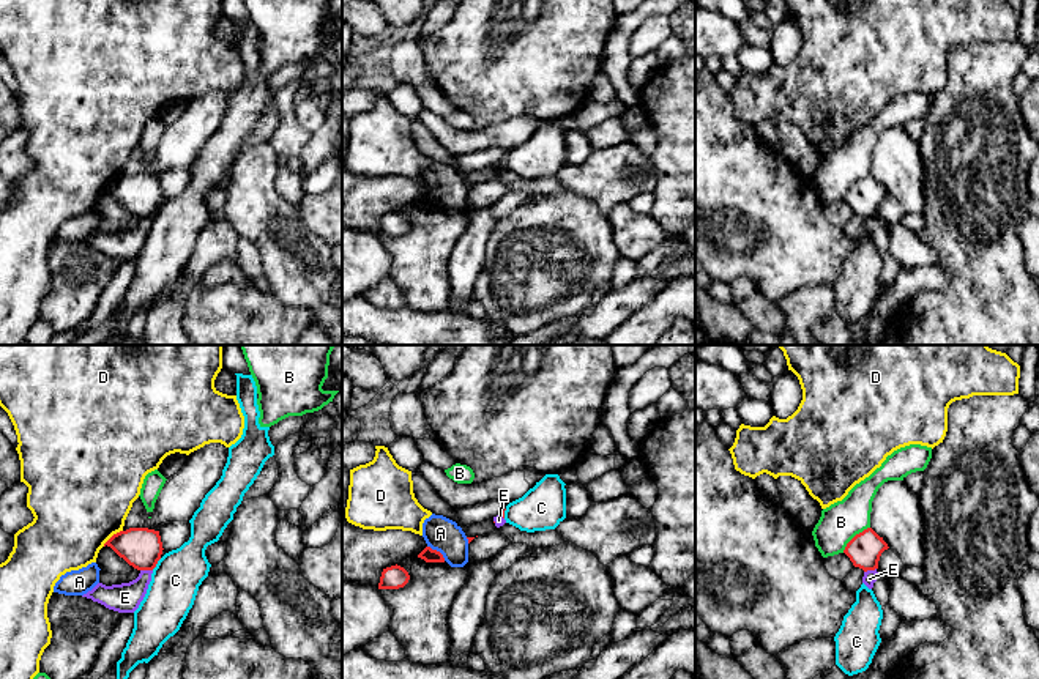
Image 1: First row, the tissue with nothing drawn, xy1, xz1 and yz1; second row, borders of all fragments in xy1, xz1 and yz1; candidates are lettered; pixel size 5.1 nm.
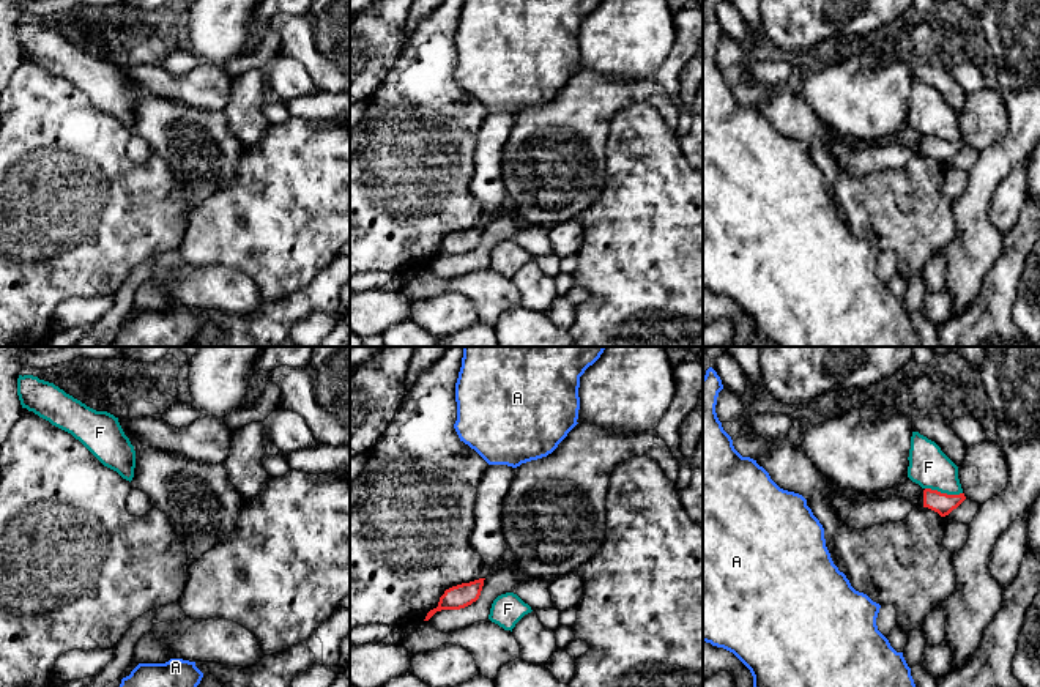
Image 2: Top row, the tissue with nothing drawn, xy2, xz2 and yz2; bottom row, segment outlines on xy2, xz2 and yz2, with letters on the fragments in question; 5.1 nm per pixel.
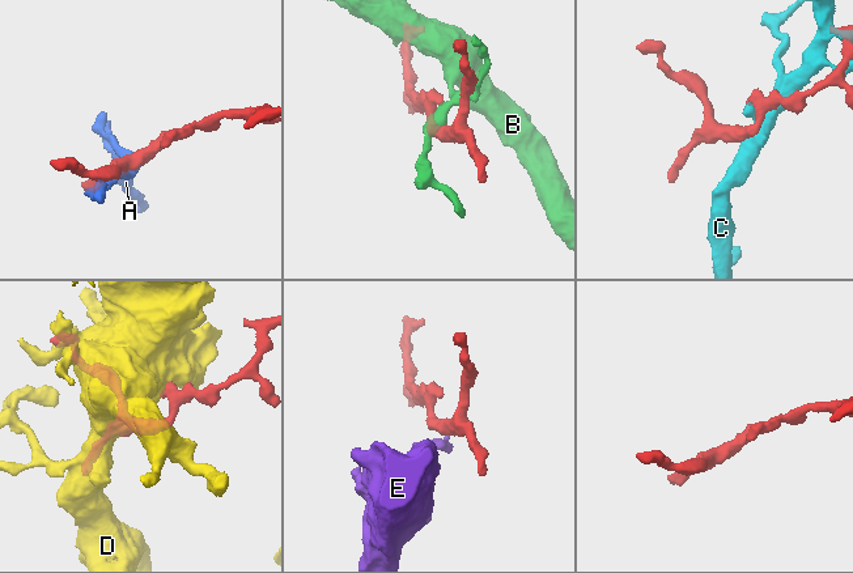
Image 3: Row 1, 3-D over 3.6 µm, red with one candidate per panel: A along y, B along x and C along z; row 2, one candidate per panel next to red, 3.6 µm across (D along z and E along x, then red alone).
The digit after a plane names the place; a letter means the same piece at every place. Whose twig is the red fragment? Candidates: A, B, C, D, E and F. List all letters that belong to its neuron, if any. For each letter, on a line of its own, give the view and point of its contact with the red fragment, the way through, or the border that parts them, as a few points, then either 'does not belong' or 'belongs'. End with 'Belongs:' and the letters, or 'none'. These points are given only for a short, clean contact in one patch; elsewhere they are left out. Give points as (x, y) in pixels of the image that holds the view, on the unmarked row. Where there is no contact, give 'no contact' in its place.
A: meets red in xz1 at (435, 197); does not belong
B: meets red in yz1 at (853, 185); does not belong
C: meets red in xy1 at (156, 210); does not belong
D: meets red in xy1 at (112, 183); does not belong
E: meets red in xy1 at (147, 216); border along xy1 (141, 216), (152, 218); does not belong
F: meets red in yz2 at (944, 141); border along yz2 (925, 134), (947, 141), (962, 141); does not belong
Belongs: none

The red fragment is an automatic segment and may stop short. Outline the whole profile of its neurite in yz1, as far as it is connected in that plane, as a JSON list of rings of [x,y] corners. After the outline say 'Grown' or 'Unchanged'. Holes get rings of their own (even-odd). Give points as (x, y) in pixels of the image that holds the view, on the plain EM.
[[[872,175],[856,181],[845,194],[843,200],[855,214],[867,217],[878,216],[880,203],[888,197],[888,191]]]. Unchanged

